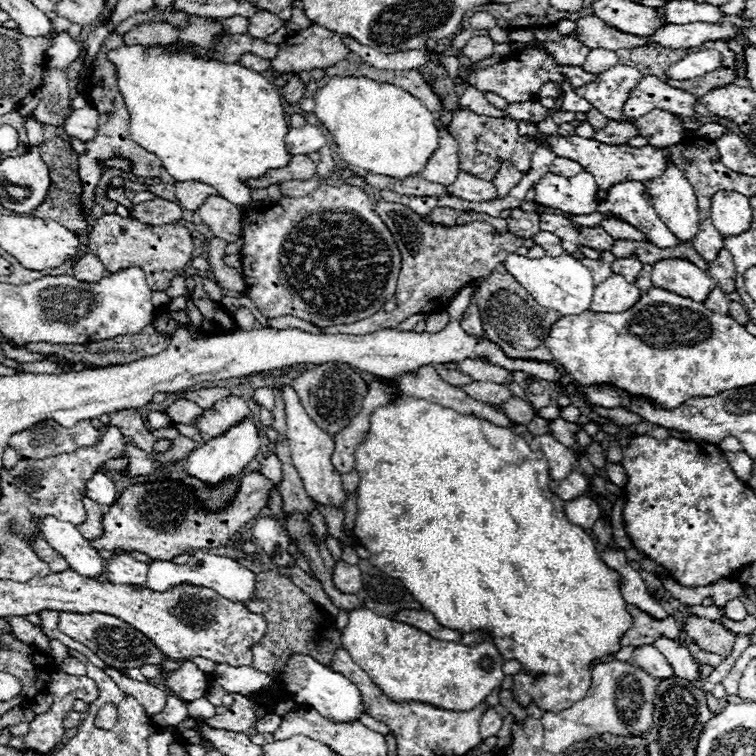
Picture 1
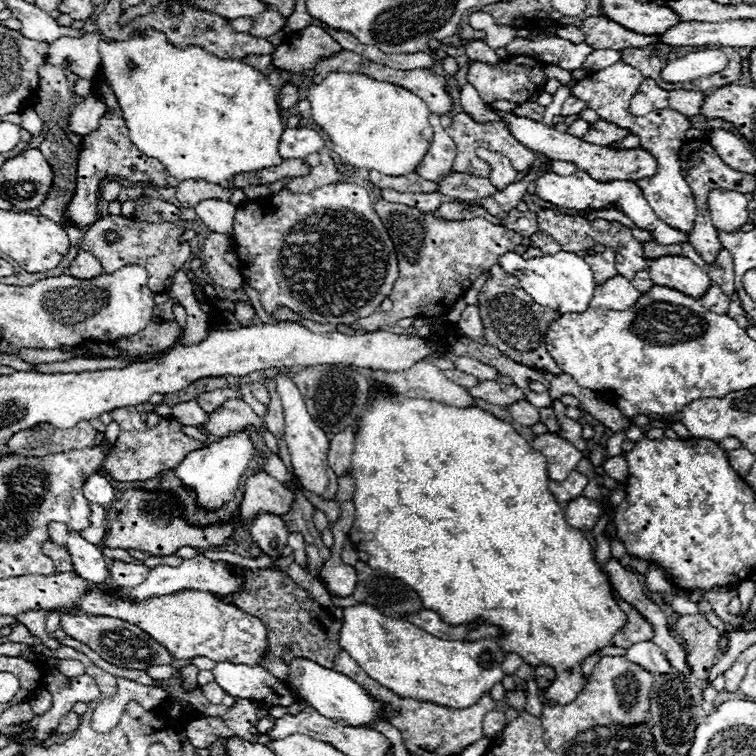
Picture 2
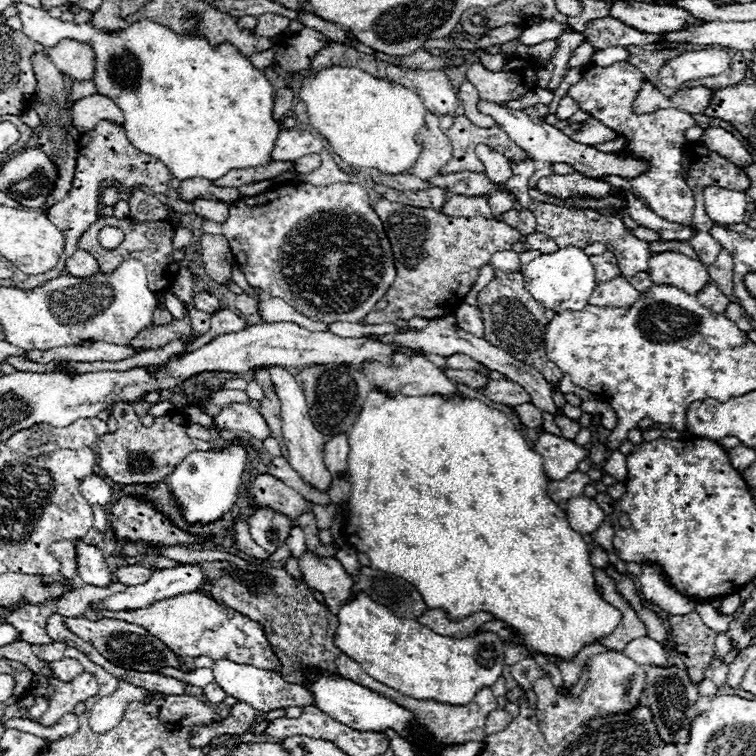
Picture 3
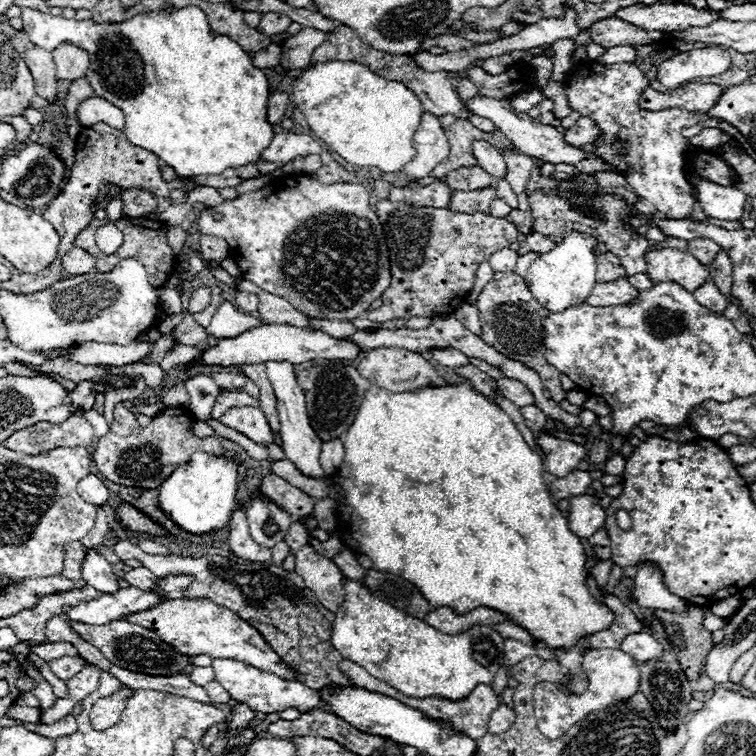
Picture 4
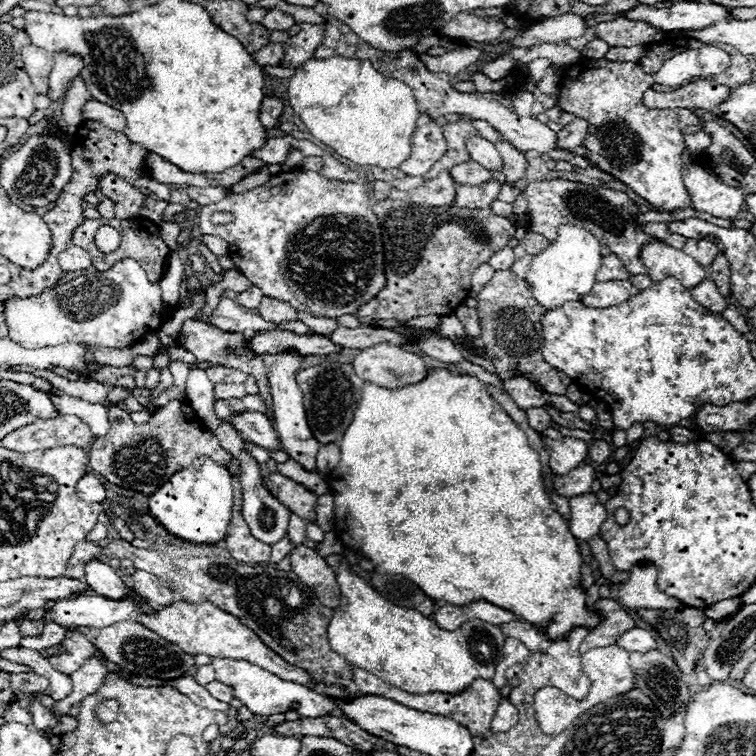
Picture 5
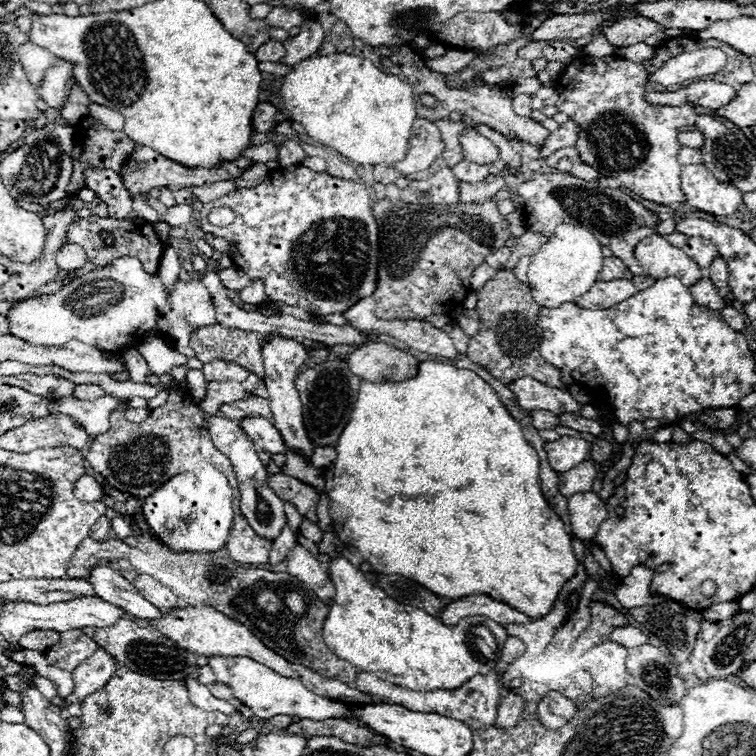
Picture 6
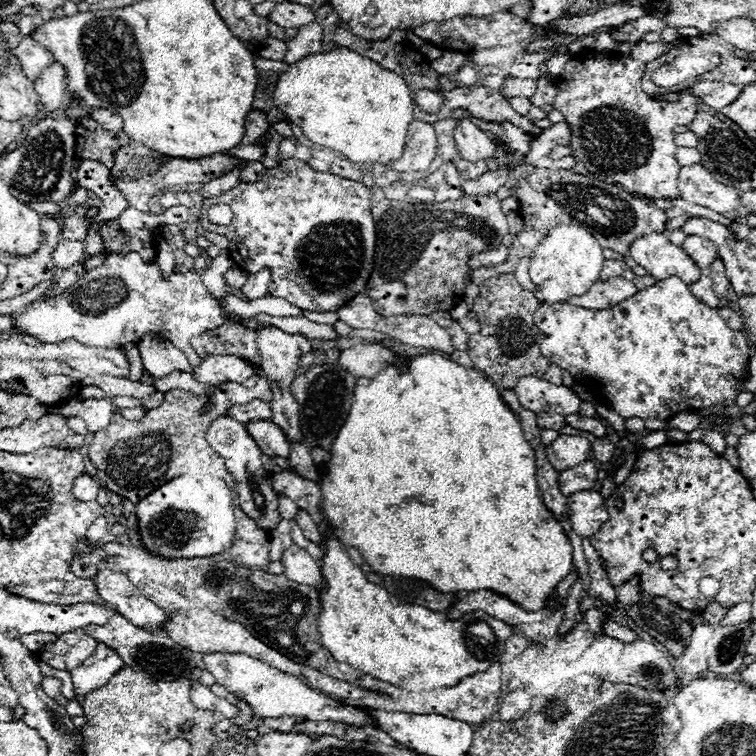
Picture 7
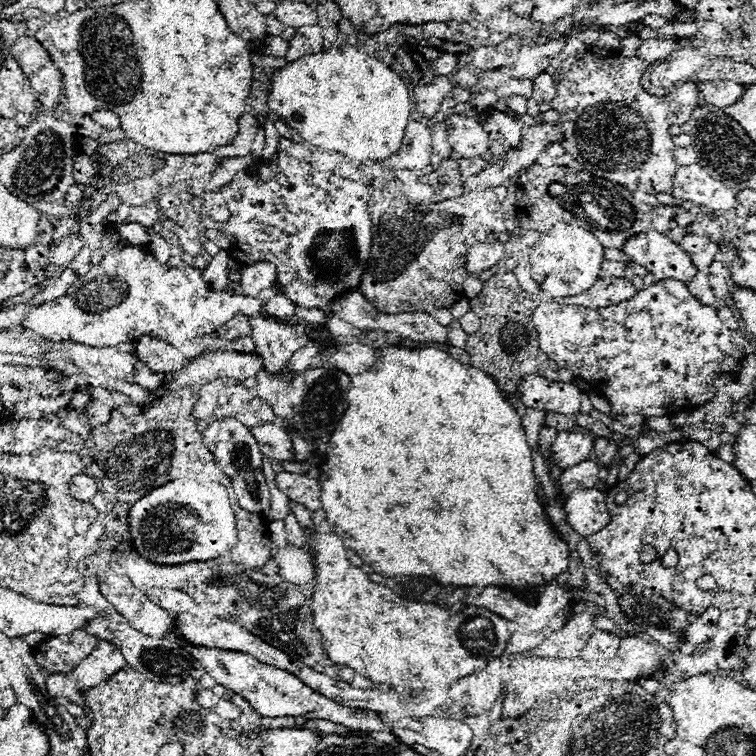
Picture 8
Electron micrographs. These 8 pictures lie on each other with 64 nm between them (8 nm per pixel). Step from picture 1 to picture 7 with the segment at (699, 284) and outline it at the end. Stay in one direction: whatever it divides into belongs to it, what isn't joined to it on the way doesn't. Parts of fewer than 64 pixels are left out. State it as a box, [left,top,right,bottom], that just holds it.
[628,232,700,284]

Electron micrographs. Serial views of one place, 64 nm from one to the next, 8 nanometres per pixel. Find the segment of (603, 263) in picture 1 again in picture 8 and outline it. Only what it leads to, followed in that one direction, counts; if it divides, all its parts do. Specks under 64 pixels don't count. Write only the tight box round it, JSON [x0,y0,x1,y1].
[600,260,636,280]

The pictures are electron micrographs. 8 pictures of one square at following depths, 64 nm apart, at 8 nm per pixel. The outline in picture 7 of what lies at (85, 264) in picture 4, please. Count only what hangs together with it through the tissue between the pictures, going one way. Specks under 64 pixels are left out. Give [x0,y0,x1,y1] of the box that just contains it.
[52,238,84,270]

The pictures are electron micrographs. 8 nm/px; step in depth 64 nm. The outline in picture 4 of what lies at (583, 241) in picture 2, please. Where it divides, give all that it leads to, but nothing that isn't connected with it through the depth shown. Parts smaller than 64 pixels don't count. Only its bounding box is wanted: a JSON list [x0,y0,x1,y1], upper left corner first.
[528,190,650,276]

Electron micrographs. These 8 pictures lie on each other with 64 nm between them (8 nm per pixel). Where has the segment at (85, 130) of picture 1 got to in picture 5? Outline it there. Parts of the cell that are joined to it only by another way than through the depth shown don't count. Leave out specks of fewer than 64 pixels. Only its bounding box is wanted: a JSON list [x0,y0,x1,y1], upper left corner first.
[84,100,126,132]

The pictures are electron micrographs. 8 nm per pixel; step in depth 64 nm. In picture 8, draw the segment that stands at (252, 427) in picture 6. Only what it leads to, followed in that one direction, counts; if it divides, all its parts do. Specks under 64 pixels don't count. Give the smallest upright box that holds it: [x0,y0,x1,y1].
[250,422,294,460]

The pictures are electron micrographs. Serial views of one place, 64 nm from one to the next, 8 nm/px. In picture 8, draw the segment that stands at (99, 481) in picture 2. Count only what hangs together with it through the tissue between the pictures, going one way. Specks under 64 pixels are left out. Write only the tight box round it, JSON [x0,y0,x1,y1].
[70,472,100,500]

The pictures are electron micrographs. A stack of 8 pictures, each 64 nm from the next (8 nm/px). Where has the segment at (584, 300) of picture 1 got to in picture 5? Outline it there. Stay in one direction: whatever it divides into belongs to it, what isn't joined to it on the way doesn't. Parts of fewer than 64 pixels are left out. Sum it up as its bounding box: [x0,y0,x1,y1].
[488,226,602,310]

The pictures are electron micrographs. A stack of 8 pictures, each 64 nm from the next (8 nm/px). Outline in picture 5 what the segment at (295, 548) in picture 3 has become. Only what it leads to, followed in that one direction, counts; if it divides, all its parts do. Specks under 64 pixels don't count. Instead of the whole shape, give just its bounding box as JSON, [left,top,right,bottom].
[288,512,306,546]

